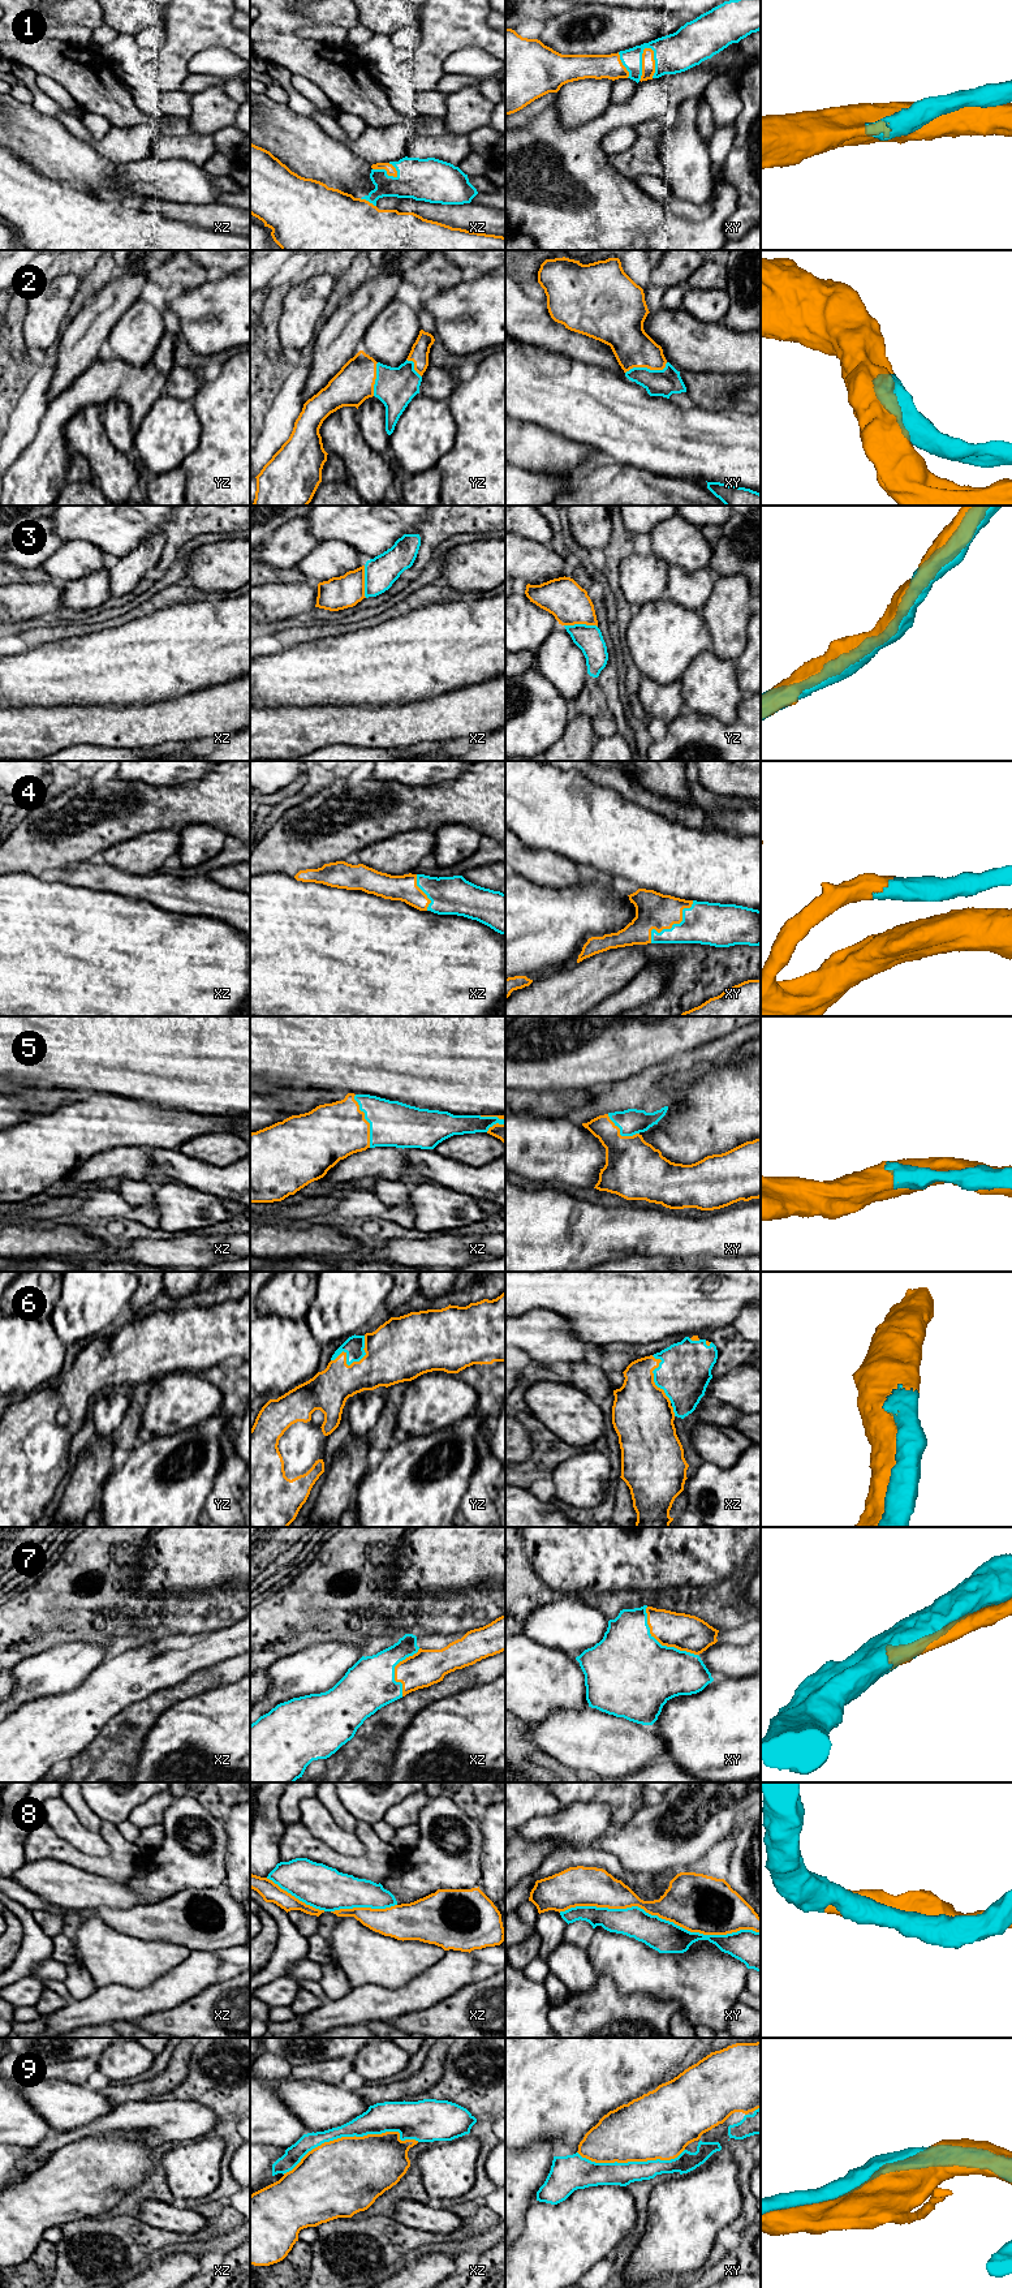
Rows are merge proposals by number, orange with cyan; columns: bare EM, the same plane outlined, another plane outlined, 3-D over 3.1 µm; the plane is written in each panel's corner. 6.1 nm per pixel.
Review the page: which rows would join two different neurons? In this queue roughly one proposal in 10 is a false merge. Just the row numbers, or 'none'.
3

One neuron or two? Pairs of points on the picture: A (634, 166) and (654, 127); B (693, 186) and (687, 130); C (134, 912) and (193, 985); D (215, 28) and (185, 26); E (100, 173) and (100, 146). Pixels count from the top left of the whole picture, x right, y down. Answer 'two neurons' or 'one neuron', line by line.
A: one neuron
B: one neuron
C: one neuron
D: one neuron
E: two neurons

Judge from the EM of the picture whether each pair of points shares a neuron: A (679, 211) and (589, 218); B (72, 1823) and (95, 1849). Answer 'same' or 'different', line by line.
A: different
B: same

